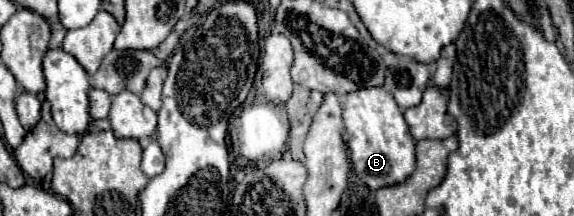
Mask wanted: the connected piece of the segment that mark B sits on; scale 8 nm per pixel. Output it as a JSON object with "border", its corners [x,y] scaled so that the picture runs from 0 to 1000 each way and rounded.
{"border":[[[641,403],[606,431],[596,551],[617,792],[645,875],[704,847],[721,801],[725,653],[711,616],[711,569],[704,560],[700,505],[669,403]]]}

